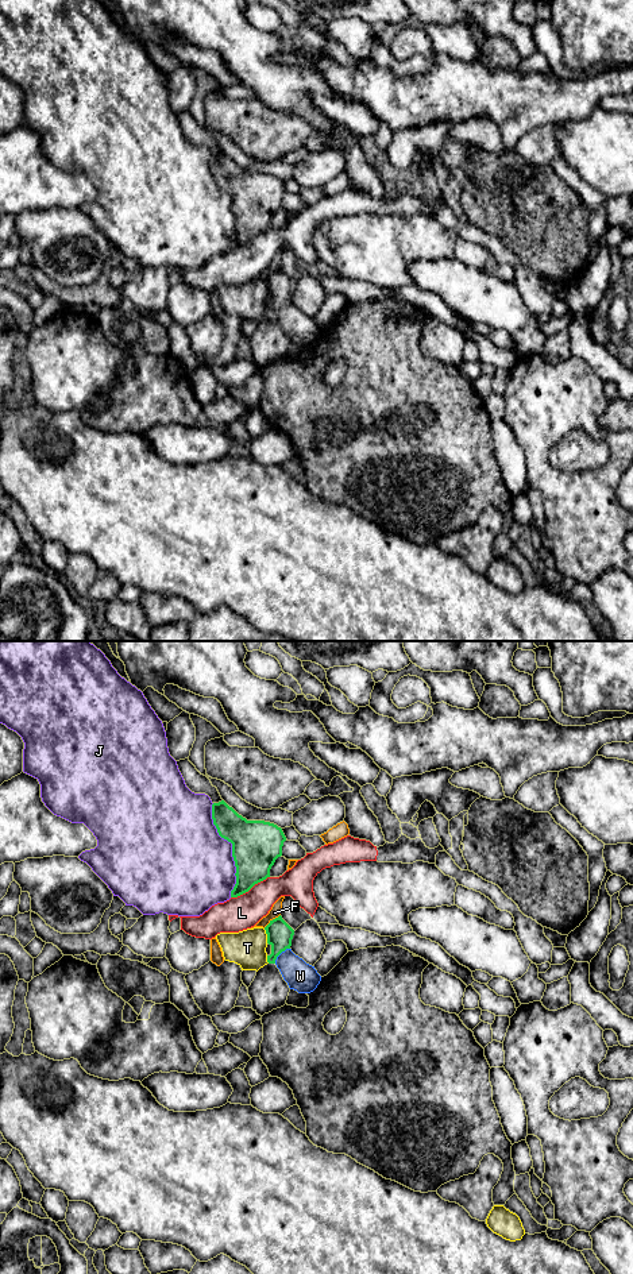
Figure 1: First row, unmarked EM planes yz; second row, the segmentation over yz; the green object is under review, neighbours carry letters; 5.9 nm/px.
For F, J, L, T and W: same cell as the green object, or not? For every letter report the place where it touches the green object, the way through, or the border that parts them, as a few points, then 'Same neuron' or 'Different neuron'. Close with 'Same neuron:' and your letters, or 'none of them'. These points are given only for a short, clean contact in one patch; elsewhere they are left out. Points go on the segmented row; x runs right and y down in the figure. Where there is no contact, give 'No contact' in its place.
F: Touches green at yz (273, 919). Different neuron
J: Touches green at yz (232, 849). Different neuron
L: Touches green at yz (250, 888). Different neuron
T: Touches green at yz (267, 935). Different neuron
W: Touches green at yz (280, 953). Path across: yz (280, 934), (280, 953), (300, 976). Same neuron
Same neuron: W

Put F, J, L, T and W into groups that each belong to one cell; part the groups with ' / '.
F / J / L / T / W

